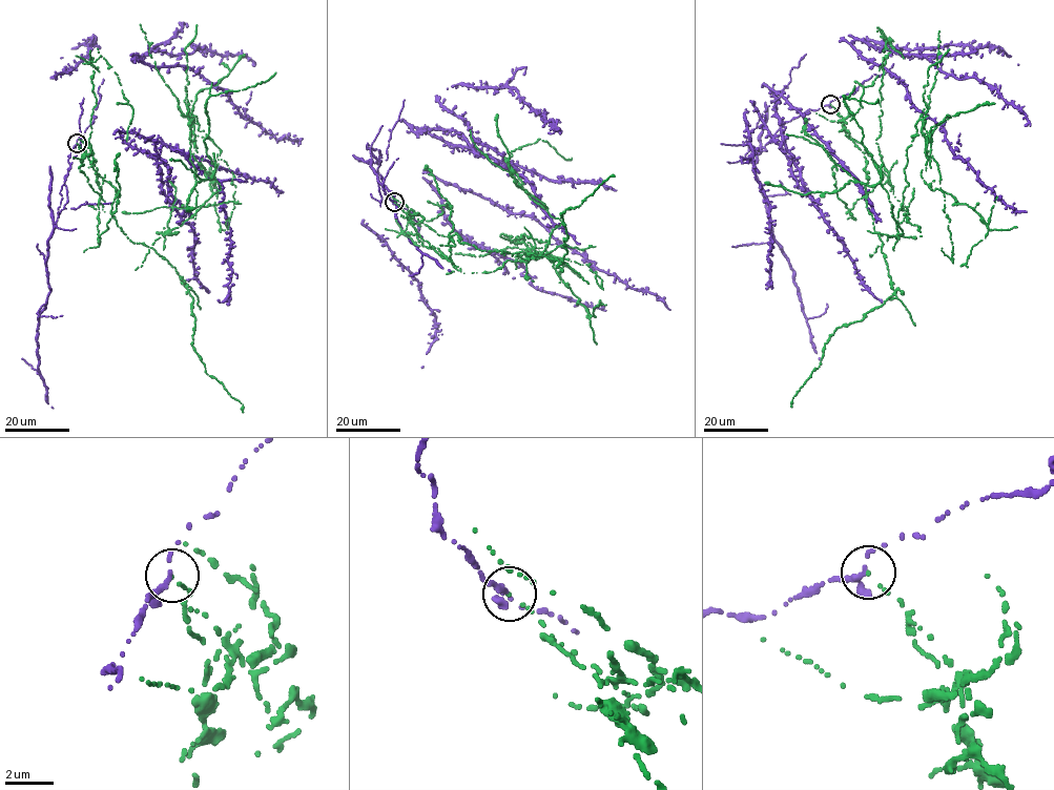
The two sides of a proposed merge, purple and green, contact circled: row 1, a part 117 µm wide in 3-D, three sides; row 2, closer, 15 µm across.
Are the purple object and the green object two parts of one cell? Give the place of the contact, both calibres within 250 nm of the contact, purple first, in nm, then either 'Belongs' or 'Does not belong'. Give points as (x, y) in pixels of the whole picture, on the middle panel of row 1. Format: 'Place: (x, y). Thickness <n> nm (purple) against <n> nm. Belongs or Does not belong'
Place: (394, 202). Thickness 200 nm (purple) against 110 nm. Does not belong

